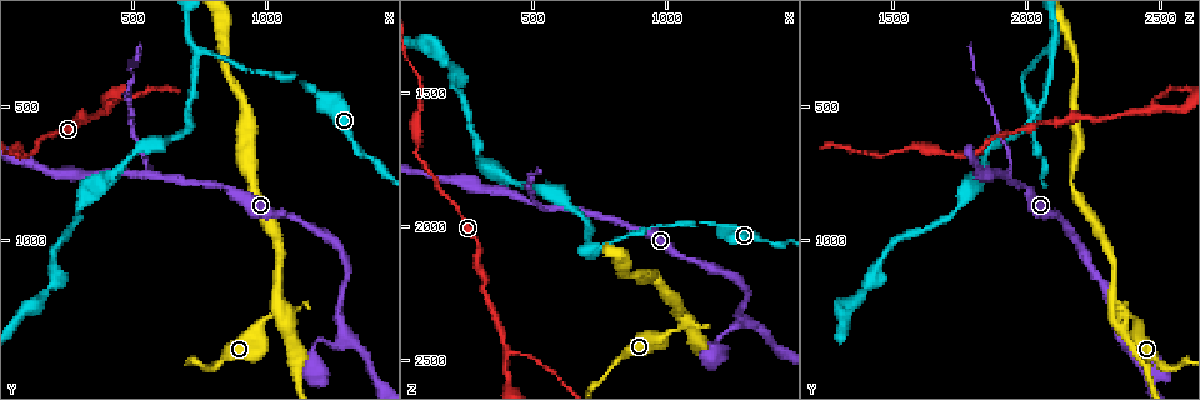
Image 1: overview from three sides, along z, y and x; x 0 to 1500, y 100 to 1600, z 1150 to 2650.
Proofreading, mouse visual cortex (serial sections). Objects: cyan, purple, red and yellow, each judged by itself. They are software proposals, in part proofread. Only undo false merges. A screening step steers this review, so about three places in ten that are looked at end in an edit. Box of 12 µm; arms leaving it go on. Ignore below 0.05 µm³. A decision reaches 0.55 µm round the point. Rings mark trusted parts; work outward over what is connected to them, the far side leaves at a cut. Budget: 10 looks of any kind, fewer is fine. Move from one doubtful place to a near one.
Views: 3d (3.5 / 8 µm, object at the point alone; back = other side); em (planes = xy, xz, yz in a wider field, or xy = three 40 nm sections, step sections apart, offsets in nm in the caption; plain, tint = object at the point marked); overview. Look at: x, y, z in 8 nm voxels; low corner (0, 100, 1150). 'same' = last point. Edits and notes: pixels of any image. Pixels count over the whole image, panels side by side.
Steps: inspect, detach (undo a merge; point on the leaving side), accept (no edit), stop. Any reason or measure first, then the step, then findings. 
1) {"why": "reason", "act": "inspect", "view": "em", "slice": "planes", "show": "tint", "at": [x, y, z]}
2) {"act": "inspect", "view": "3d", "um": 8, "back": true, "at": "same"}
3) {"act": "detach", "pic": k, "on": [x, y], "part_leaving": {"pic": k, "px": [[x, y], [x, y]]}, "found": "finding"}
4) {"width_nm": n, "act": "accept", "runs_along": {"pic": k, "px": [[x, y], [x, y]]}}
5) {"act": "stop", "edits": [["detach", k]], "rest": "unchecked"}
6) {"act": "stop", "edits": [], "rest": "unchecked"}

{"why": "calibre changes", "act": "inspect", "view": "3d", "um": 3.5, "at": [1190, 450, 2000]}

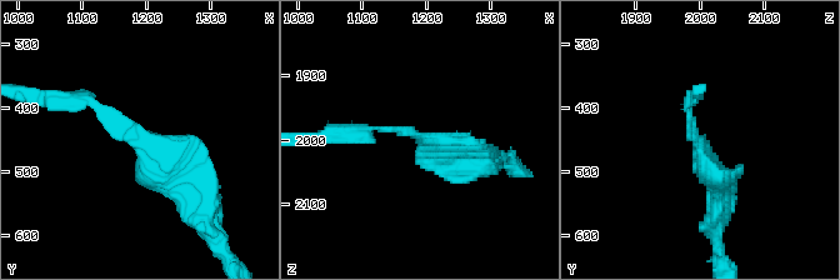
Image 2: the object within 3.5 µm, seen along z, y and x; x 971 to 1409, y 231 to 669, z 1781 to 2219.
{"act": "inspect", "view": "em", "slice": "xy", "step": 5, "show": "tint", "at": [1185, 450, 1995]}

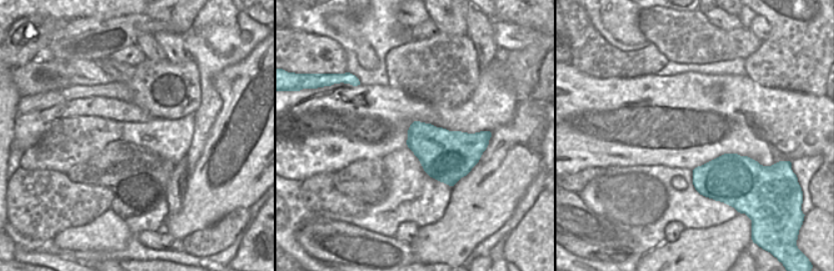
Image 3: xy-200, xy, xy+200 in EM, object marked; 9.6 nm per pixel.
{"act": "accept", "runs_along": {"pic": 2, "px": [[720, 190], [691, 129], [691, 101], [698, 94]]}, "found": "continuous, no second cell"}

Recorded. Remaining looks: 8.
{"act": "inspect", "view": "3d", "um": 3.5, "at": [740, 300, 2100]}

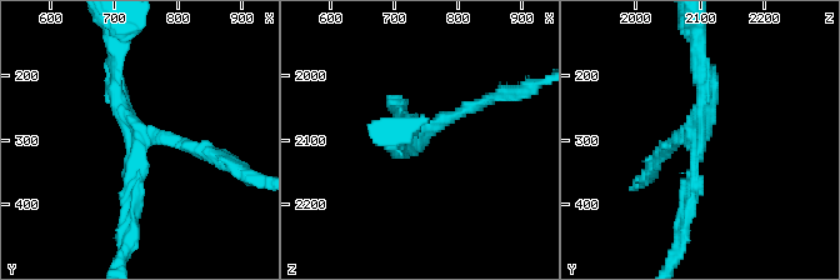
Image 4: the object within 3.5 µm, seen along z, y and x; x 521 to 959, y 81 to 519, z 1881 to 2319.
{"arms": 3, "arm_widths_nm": [150, 200, 200], "why": "shape alone is not enough", "act": "inspect", "view": "em", "slice": "xy", "step": 5, "show": "tint", "at": [745, 290, 2090]}

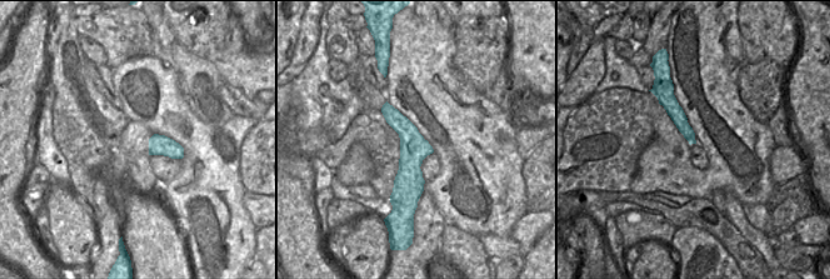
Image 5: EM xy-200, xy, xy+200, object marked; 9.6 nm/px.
{"act": "accept", "runs_along": {"pic": 5, "px": [[386, 106], [409, 134], [409, 194]]}, "found": "one cell here"}

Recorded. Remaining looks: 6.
{"why": "a fork", "act": "inspect", "view": "3d", "um": 8, "at": [410, 500, 2470]}

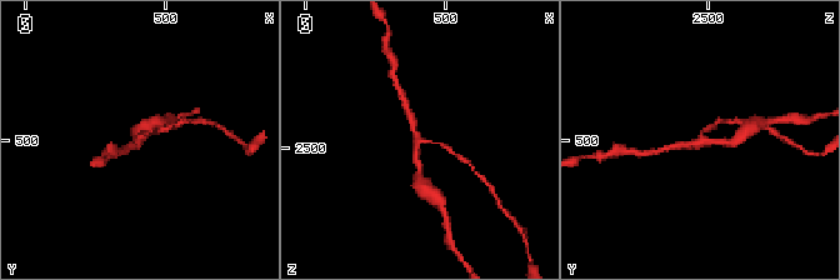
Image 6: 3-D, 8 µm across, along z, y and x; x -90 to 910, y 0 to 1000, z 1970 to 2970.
{"why": "zoom in", "act": "inspect", "view": "3d", "um": 3.5, "at": [410, 510, 2470]}

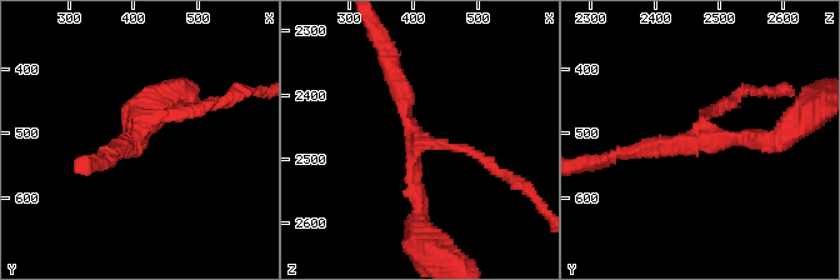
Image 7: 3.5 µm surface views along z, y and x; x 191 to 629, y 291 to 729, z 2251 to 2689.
{"arms": 3, "arm_widths_nm": [150, 200, 200], "act": "inspect", "view": "em", "slice": "xy", "step": 2, "show": "tint", "at": [405, 505, 2460]}

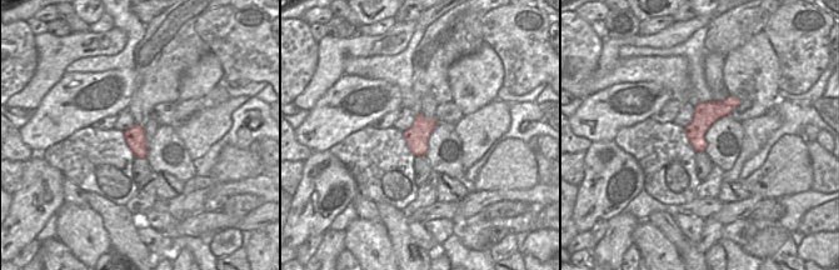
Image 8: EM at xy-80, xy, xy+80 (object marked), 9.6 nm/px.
{"act": "detach", "pic": 7, "on": [178, 116], "found": "a second cell is stuck on"}

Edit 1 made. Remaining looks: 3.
{"why": "a narrow waist", "act": "inspect", "view": "3d", "um": 8, "at": [1050, 1280, 2380]}

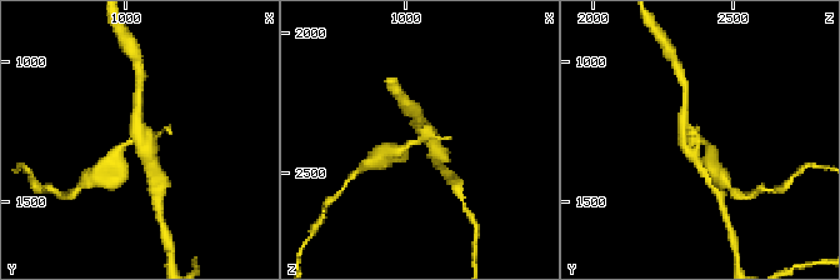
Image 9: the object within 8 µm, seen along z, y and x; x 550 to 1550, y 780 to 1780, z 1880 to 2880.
{"act": "inspect", "view": "3d", "um": 3.5, "at": [1040, 1290, 2380]}

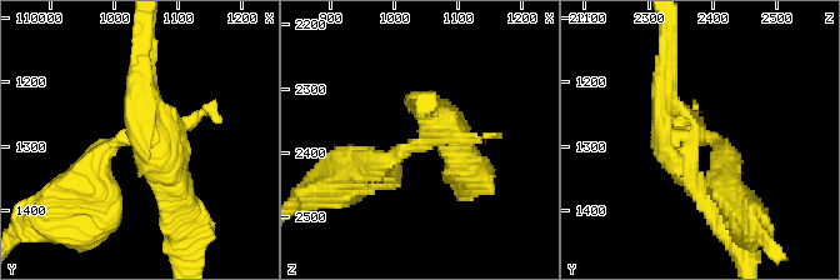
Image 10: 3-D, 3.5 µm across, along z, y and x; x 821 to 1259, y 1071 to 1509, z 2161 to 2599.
{"act": "inspect", "view": "em", "slice": "xy", "step": 3, "show": "tint", "at": [1050, 1290, 2380]}

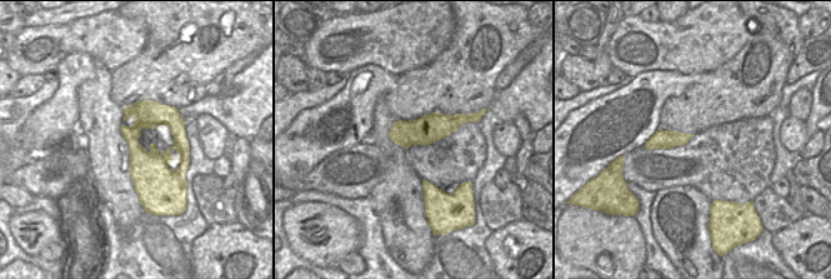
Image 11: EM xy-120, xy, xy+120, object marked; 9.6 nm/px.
{"act": "detach", "pic": 10, "on": [149, 174], "part_leaving": {"pic": 10, "px": [[148, 133], [144, 40]]}, "found": "a second cell is stuck on"}

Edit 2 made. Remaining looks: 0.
{"act": "stop", "edits": [["detach", 7], ["detach", 10]], "rest": "unchecked"}

